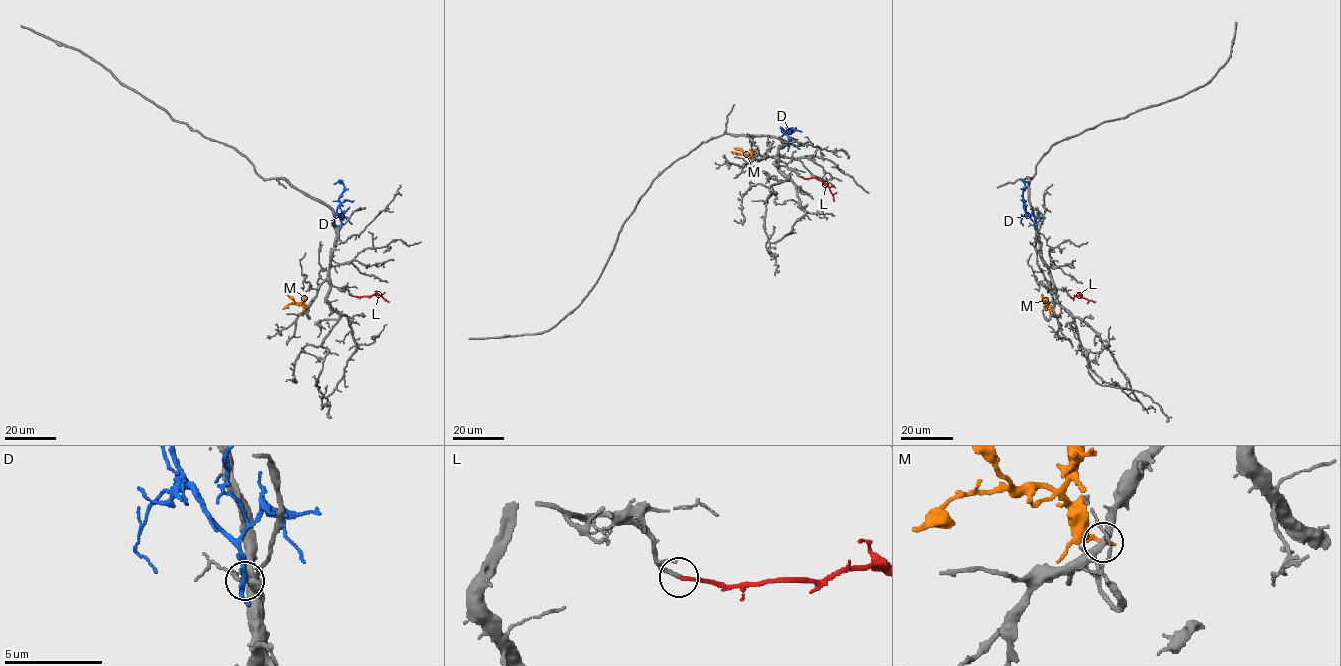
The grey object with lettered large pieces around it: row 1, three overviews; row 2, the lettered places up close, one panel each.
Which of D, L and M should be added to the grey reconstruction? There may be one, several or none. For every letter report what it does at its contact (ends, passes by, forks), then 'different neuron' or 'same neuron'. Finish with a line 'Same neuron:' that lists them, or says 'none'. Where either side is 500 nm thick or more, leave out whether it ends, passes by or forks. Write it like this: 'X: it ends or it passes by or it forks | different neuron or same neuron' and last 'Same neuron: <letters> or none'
D: it passes by | different neuron
L: it ends | same neuron
M: it ends | different neuron
Same neuron: L

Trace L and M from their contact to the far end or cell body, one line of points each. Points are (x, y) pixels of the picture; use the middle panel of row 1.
L: (800, 176), (822, 181), (830, 189), (833, 201)
M: (755, 160), (731, 151)

